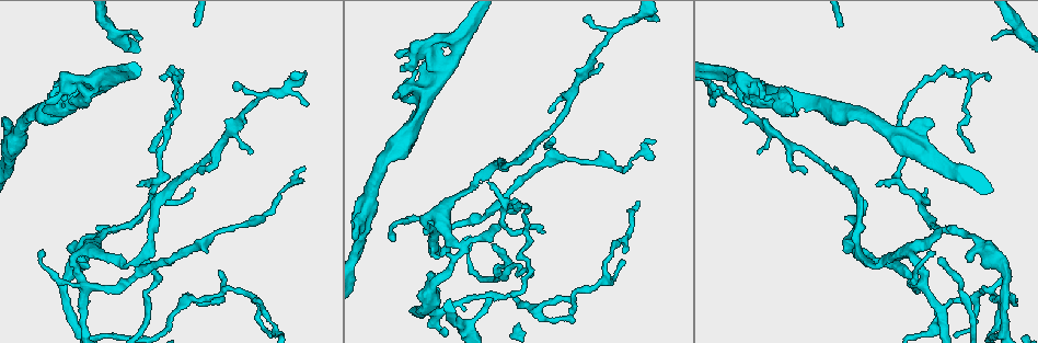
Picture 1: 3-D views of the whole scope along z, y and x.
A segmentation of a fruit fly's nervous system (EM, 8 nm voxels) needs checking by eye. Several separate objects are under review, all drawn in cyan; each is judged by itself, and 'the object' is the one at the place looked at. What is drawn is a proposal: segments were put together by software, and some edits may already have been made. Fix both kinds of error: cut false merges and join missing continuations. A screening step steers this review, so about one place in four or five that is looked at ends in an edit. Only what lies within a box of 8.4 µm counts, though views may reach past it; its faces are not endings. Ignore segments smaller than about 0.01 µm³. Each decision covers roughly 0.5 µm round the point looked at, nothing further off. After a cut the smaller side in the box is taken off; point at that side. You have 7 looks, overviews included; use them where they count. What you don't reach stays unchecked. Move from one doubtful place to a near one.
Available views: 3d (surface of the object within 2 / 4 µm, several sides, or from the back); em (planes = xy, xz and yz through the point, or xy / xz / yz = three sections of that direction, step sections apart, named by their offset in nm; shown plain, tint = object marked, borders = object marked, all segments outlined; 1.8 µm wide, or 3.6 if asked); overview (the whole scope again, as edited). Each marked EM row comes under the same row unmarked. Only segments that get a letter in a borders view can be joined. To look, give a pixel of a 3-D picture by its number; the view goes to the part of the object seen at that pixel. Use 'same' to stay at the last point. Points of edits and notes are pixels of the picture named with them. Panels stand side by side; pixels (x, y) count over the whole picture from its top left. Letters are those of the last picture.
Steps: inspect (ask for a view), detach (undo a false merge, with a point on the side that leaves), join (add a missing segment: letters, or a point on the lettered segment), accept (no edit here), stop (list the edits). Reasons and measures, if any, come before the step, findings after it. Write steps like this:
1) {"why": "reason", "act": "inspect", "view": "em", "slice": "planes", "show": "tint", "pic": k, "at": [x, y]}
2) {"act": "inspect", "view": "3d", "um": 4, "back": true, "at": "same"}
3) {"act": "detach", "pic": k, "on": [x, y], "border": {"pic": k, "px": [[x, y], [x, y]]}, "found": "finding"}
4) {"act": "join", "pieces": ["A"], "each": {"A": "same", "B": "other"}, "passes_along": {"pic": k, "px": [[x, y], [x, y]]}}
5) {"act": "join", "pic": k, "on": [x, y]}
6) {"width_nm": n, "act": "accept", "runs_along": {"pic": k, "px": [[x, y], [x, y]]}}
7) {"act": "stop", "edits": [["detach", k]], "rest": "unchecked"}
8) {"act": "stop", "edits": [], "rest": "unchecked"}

{"why": "four or more arms meet", "act": "inspect", "view": "3d", "um": 4, "pic": 1, "at": [426, 93]}

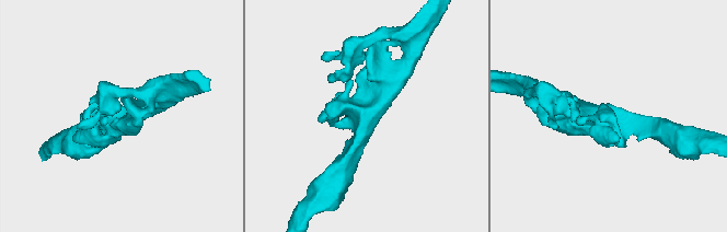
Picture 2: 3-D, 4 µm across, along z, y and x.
{"why": "need the tissue", "act": "inspect", "view": "em", "slice": "planes", "show": "tint", "pic": 2, "at": [365, 114]}

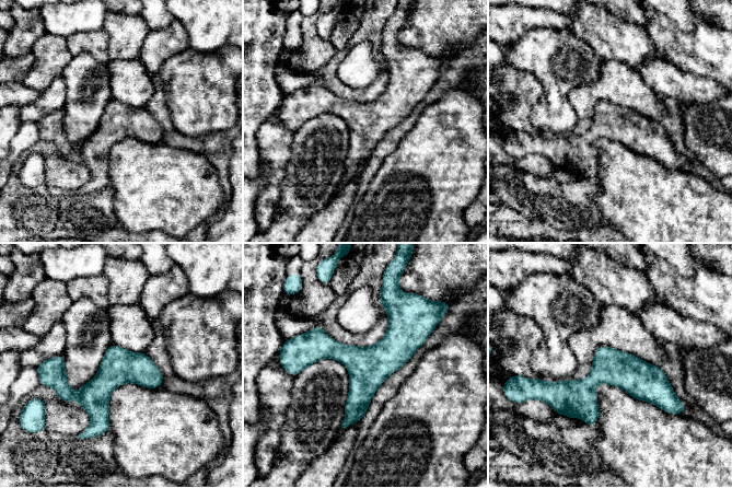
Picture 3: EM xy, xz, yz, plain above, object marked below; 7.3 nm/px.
{"why": "what lies round it", "act": "inspect", "view": "em", "slice": "planes", "show": "borders", "at": "same"}

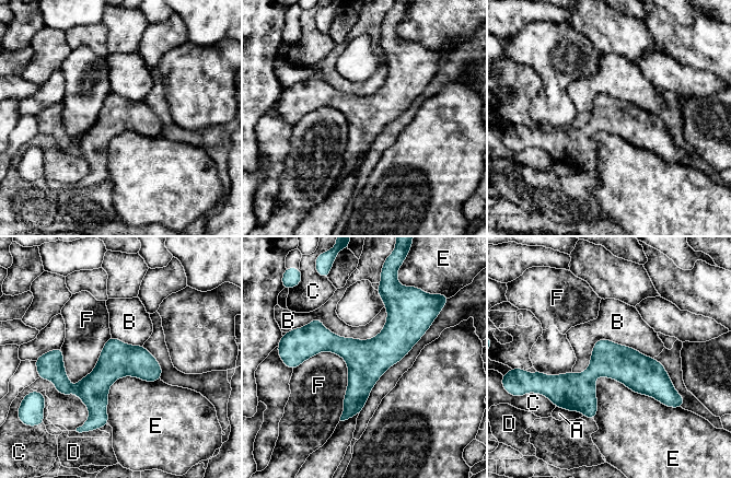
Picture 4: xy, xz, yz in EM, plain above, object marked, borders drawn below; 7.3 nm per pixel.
{"act": "accept", "each": {"A": "other", "B": "other", "C": "other", "D": "other", "E": "other", "F": "other"}, "border": {"pic": 4, "px": [[593, 381], [617, 380], [669, 407]]}, "found": "one cell here"}

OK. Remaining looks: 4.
{"act": "inspect", "view": "3d", "um": 4, "pic": 1, "at": [951, 230]}

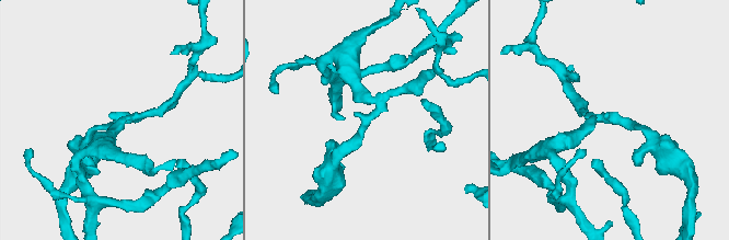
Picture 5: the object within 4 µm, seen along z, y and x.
{"act": "inspect", "view": "em", "slice": "xz", "step": 8, "show": "tint", "pic": 5, "at": [610, 118]}

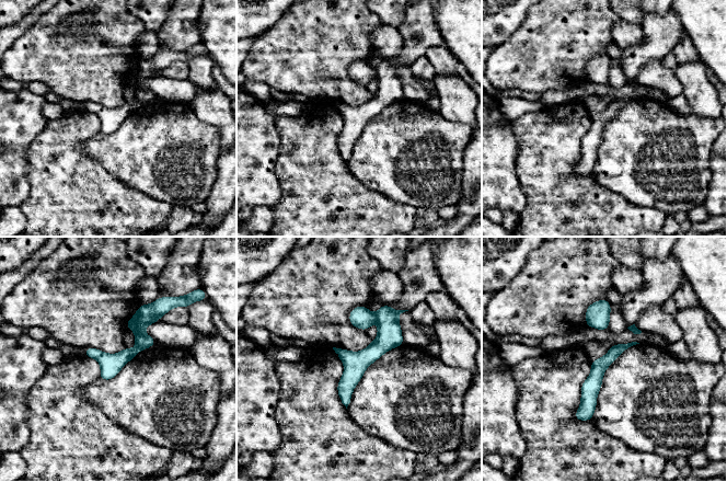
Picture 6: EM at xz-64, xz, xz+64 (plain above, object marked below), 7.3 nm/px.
{"why": "another direction", "act": "inspect", "view": "em", "slice": "planes", "show": "borders", "at": "same"}

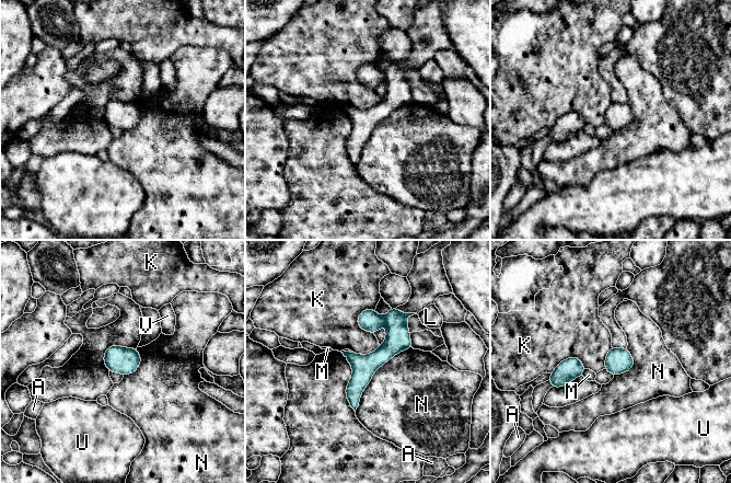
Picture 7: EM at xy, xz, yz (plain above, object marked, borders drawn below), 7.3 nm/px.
{"act": "detach", "pic": 7, "on": [397, 340], "each": {"A": "other", "K": "other", "L": "other", "M": "other", "N": "other", "U": "other", "V": "other"}, "part_leaving": {"pic": 7, "px": [[405, 315], [362, 374], [354, 404]]}, "found": "a second cell is stuck on"}

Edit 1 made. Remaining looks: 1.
{"act": "stop", "edits": [["detach", 7]], "rest": "unchecked"}

